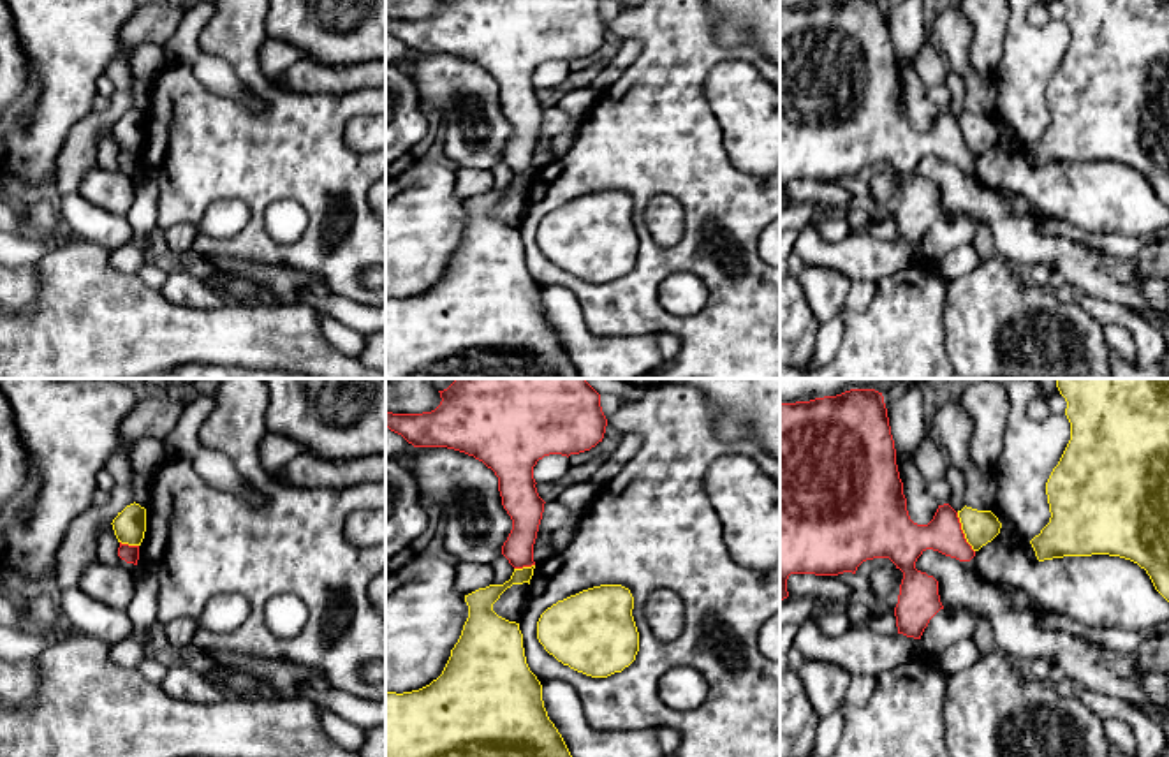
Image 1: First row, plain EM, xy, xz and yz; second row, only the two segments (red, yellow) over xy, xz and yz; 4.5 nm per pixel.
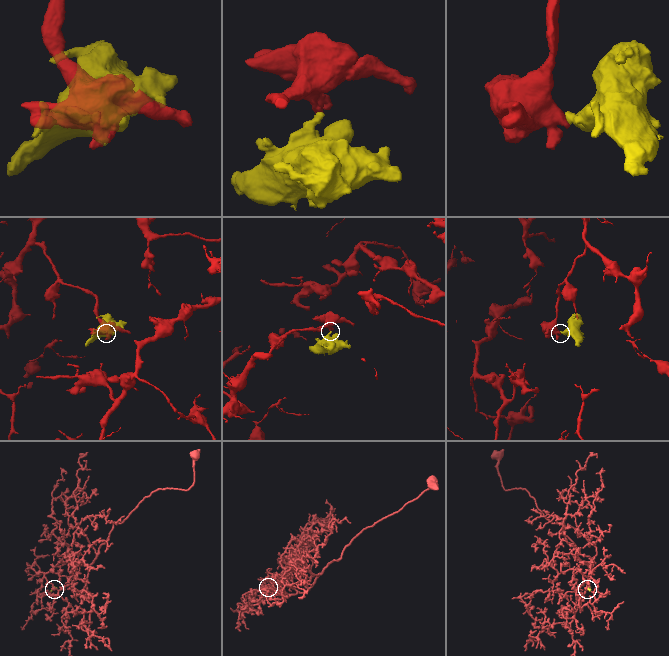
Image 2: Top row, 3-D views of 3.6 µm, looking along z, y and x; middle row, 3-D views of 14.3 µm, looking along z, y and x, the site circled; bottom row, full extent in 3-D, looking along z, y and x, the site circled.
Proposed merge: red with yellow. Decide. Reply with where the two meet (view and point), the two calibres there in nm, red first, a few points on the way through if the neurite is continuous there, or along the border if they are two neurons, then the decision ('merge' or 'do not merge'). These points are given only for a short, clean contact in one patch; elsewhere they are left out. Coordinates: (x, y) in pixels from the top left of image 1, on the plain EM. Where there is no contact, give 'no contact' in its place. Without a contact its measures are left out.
contact yz (962, 138); calibres 170 and 160 nm; border yz (956, 118), (963, 143), (974, 157); do not merge

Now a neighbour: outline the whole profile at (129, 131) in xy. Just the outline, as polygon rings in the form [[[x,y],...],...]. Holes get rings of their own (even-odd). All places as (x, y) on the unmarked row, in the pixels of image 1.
[[[134,107],[118,118],[111,130],[118,148],[141,151],[146,137],[146,114]]]

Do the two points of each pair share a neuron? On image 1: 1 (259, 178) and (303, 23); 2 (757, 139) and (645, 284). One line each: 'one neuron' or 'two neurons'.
1: two neurons
2: two neurons

